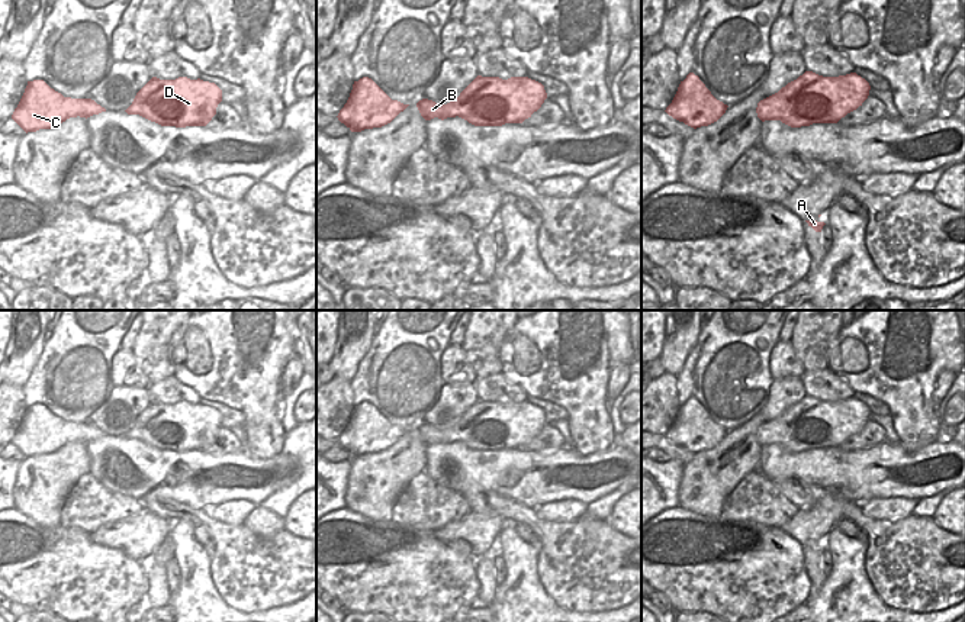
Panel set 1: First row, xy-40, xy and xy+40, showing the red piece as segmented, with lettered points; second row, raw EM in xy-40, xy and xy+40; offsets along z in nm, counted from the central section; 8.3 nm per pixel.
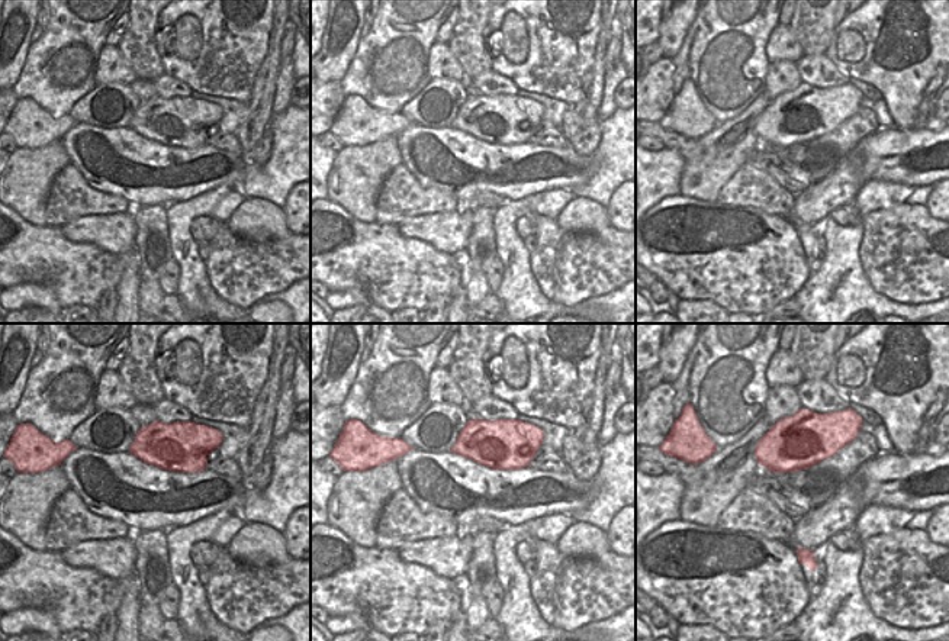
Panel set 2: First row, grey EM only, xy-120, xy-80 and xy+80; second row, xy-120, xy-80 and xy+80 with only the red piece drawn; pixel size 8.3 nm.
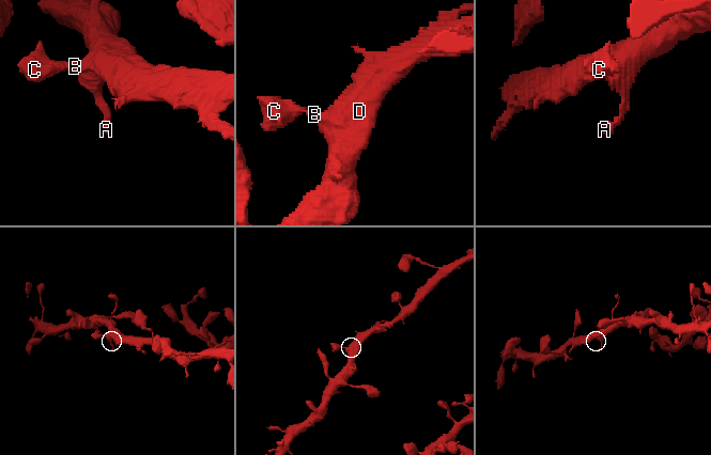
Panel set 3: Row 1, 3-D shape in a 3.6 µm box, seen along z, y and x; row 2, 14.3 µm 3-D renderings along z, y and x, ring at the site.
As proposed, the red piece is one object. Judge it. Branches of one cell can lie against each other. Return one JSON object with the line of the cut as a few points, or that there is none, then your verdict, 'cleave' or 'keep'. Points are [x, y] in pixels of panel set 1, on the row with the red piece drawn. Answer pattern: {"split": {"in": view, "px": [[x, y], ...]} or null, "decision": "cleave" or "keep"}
{"split": null, "decision": "keep"}

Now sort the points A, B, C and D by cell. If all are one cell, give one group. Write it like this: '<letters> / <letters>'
A B C D

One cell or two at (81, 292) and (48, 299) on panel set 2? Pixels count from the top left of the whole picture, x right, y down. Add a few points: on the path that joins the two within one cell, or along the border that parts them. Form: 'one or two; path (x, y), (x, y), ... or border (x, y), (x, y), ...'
two; border (23, 284), (44, 284), (63, 308)

